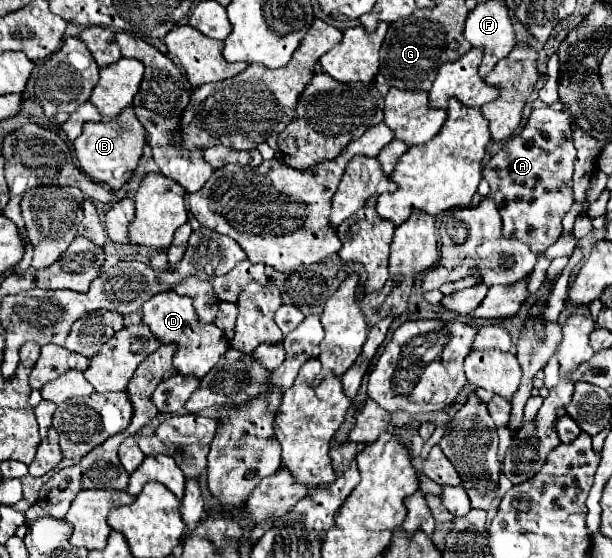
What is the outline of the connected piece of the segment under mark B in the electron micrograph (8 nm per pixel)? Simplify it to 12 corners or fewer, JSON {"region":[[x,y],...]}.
{"region":[[133,107],[73,141],[91,181],[121,189],[143,153]]}

